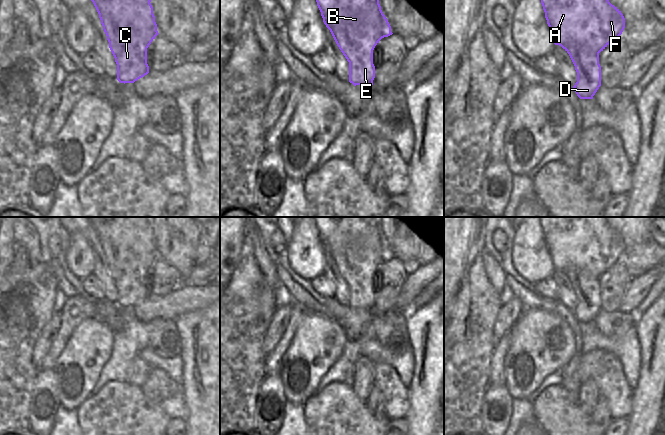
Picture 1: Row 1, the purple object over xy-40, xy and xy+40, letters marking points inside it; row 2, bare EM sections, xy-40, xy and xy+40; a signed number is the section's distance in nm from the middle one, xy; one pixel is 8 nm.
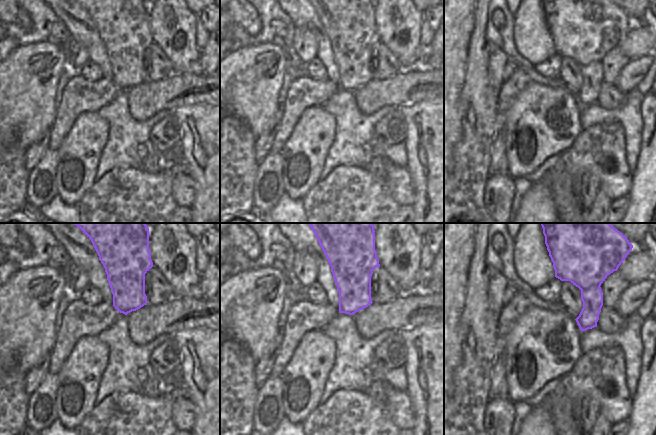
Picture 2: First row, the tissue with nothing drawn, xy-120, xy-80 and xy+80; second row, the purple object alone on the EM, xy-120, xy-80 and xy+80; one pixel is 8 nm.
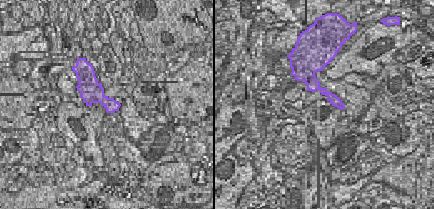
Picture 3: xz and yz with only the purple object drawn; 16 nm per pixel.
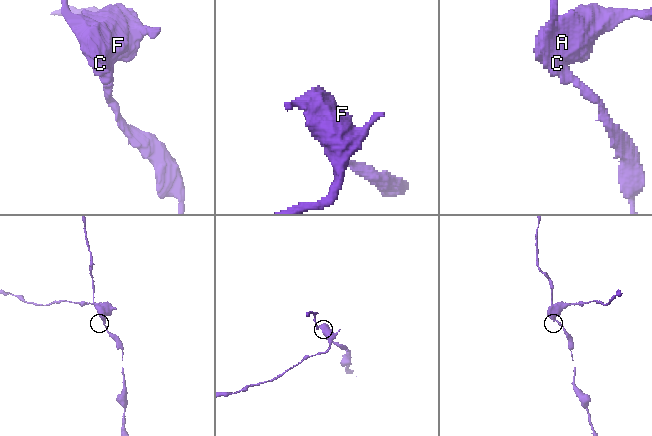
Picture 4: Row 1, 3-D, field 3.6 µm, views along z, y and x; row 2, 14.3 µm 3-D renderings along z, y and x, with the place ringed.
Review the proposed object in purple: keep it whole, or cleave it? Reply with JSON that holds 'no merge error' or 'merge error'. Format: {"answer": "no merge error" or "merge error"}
{"answer": "merge error"}

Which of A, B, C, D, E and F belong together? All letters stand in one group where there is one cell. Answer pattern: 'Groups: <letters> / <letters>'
Groups: A F / B C D E.

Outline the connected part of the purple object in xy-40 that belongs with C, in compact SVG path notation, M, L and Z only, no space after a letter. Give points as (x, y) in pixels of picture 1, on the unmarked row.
M87 217L101 244L109 272L117 288L117 304L134 307L149 297L147 272L155 263L157 248L149 217Z

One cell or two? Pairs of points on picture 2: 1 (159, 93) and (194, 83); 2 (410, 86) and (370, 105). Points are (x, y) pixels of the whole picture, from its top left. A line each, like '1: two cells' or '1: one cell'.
1: one cell
2: one cell

